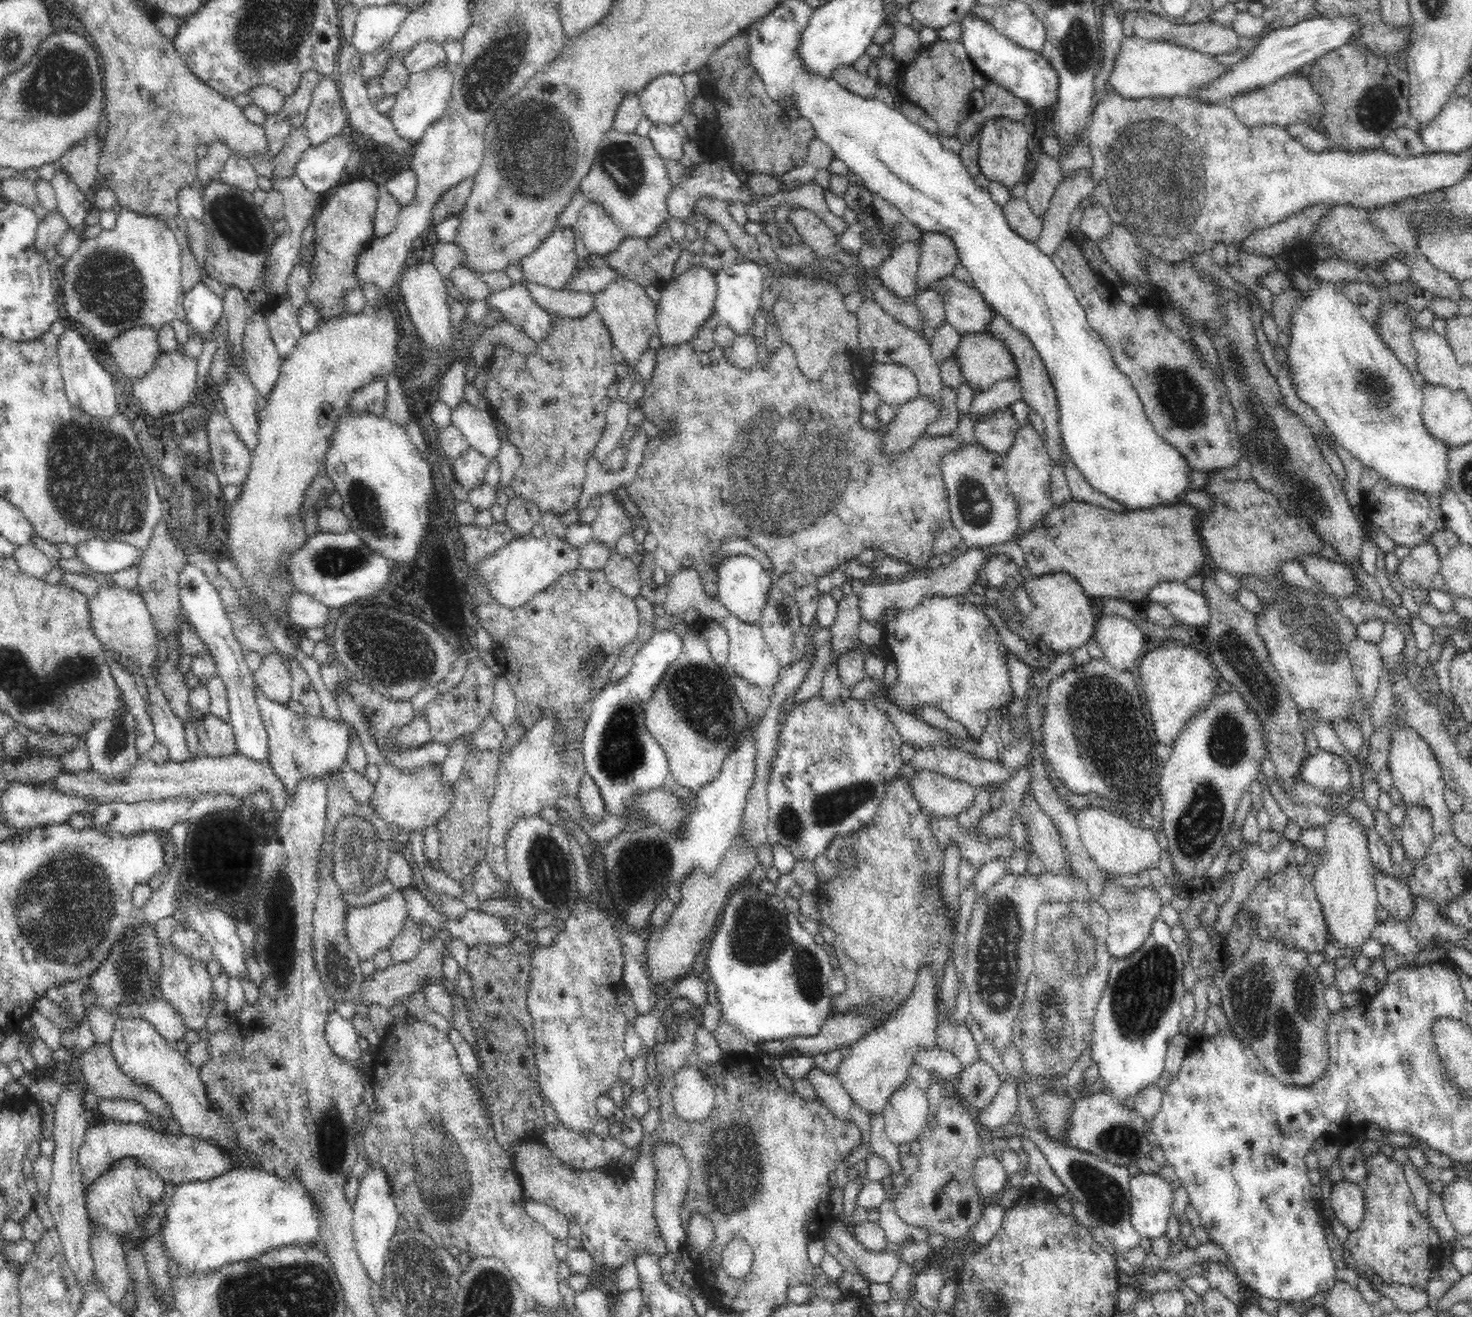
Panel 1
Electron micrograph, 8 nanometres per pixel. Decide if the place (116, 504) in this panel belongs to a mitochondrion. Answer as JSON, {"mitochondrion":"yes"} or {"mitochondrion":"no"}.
{"mitochondrion":"yes"}

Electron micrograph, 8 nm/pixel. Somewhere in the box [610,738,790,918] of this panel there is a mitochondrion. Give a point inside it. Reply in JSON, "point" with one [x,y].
{"point":[644,863]}

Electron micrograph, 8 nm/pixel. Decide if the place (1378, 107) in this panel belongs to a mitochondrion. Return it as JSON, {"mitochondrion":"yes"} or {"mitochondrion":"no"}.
{"mitochondrion":"yes"}

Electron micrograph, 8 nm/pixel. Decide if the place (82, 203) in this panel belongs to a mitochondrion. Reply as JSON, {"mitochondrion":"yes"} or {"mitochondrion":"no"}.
{"mitochondrion":"no"}

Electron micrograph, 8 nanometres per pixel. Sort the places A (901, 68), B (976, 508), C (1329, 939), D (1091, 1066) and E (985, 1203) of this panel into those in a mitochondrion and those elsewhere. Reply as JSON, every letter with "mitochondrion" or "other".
{"A":"other","B":"mitochondrion","C":"other","D":"other","E":"other"}

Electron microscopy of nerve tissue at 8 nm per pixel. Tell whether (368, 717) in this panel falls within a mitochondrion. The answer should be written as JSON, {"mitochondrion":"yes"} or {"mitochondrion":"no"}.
{"mitochondrion":"no"}

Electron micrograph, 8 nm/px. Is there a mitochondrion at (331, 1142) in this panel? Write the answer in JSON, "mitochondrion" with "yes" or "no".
{"mitochondrion":"yes"}

